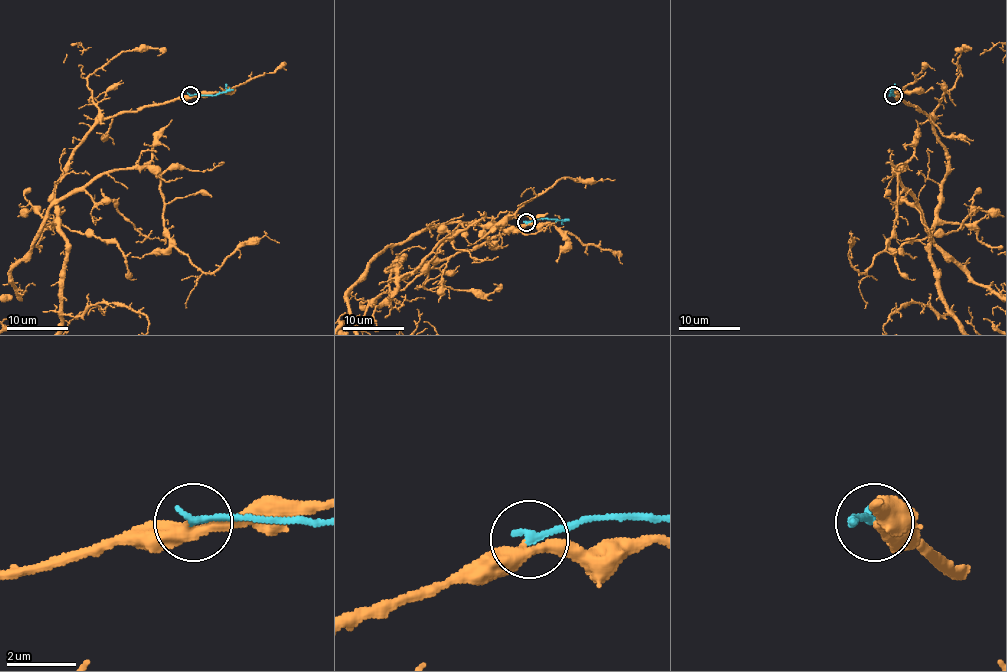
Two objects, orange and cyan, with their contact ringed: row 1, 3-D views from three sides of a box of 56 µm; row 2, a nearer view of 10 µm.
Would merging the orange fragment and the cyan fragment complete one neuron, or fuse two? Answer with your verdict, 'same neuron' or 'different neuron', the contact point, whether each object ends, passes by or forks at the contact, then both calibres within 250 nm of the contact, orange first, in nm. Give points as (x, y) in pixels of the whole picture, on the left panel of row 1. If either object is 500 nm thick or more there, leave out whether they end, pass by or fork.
same neuron; at (190, 95); orange passes by; cyan ends there; 340 nm thick on the orange side, 240 nm on the other

